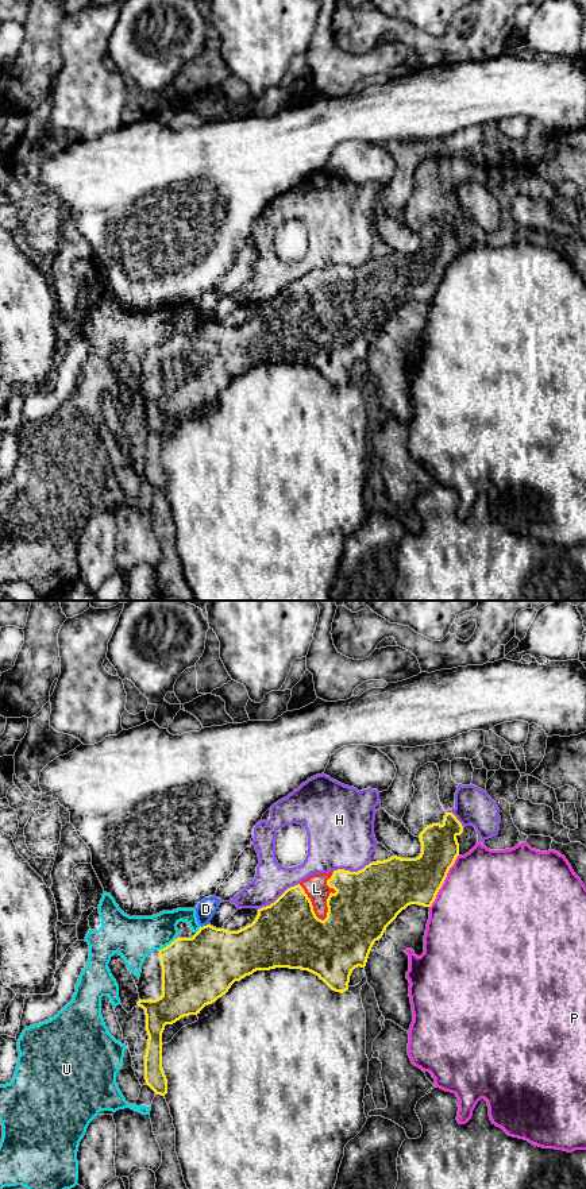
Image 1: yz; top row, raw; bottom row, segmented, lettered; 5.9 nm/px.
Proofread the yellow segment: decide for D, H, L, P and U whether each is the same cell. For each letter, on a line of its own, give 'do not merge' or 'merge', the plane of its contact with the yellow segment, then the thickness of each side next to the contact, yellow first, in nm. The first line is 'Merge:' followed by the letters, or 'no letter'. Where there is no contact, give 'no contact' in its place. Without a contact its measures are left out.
Merge: L
D: do not merge; meets yellow in yz; 400 nm thick on the yellow side, 110 nm on the other
H: do not merge; meets yellow in yz; 400 nm thick on the yellow side, 200 nm on the other
L: merge; meets yellow in yz; 380 nm thick on the yellow side, 140 nm on the other
P: do not merge; meets yellow in yz; 280 nm thick on the yellow side, 500 nm on the other
U: do not merge; meets yellow in yz; 400 nm thick on the yellow side, 260 nm on the other

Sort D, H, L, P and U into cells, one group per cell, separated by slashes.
D H / L / P / U

